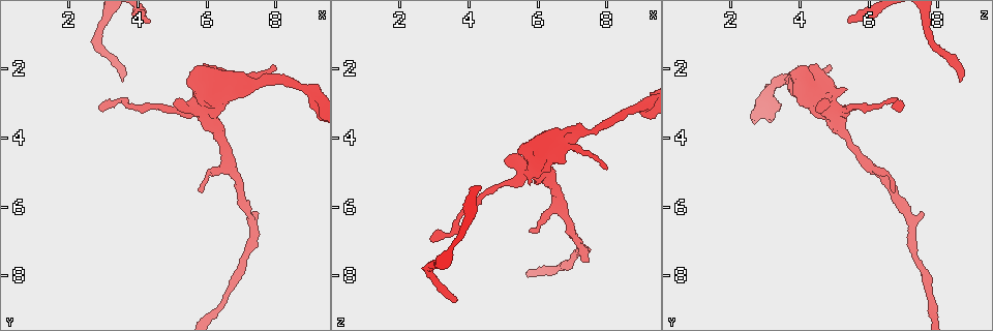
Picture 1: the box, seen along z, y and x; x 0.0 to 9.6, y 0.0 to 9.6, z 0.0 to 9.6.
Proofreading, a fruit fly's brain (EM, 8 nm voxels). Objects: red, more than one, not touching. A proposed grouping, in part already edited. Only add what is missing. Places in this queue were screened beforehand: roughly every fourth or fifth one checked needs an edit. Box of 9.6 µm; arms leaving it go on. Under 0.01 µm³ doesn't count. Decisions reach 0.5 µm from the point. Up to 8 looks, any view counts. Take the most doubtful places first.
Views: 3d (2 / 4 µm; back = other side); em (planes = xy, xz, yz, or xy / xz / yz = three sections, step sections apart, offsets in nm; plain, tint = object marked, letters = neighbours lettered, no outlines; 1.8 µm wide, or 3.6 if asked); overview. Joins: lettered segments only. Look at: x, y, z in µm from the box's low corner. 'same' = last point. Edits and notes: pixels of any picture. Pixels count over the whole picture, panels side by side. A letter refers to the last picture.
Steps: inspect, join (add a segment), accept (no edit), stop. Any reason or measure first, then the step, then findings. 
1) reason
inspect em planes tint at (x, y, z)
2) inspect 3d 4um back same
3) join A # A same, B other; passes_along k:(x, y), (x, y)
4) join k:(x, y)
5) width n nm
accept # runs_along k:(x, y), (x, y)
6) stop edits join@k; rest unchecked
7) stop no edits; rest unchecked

free end
inspect em planes letters at (3.55, 2.35, 8.65)

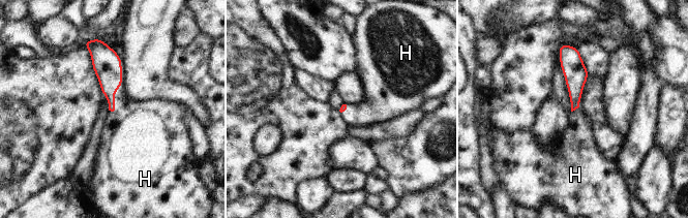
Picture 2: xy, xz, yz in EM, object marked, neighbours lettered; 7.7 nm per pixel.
join H # H same; passes_along 2:(108, 68), (114, 99), (131, 126); the cell continues

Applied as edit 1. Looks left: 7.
inspect overview

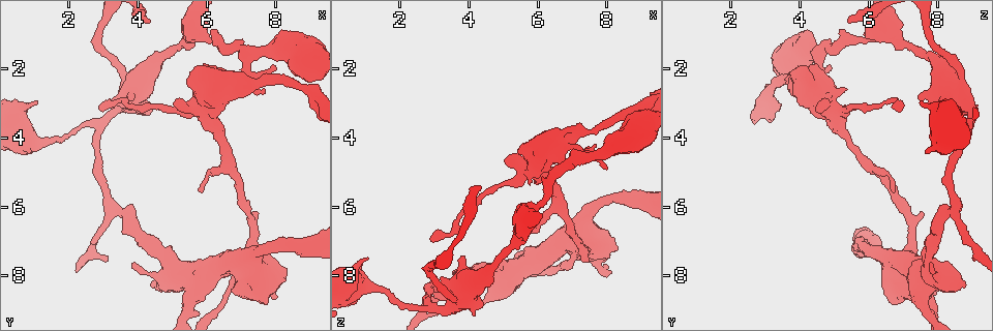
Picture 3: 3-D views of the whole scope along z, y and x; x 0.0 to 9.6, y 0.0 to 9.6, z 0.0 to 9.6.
free end
inspect em 3.6um yz step 16 letters at (5.80, 2.55, 5.35)

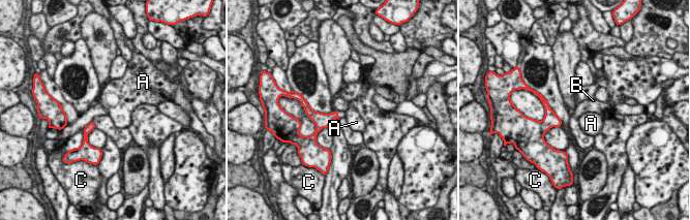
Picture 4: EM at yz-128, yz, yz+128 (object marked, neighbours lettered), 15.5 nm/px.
inspect em 3.6um planes letters same

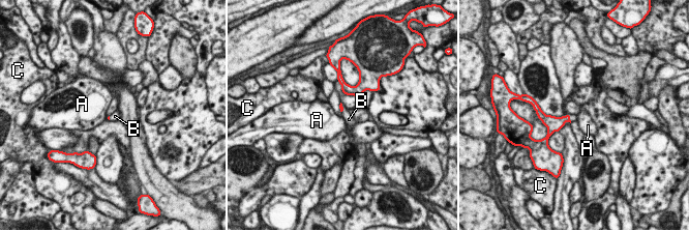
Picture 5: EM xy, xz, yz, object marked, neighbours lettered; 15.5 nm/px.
longest_contact B 120 nm
join B # A other, B same, C other; the cell continues

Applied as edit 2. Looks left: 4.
stop edits join@2, join@5; rest unchecked

